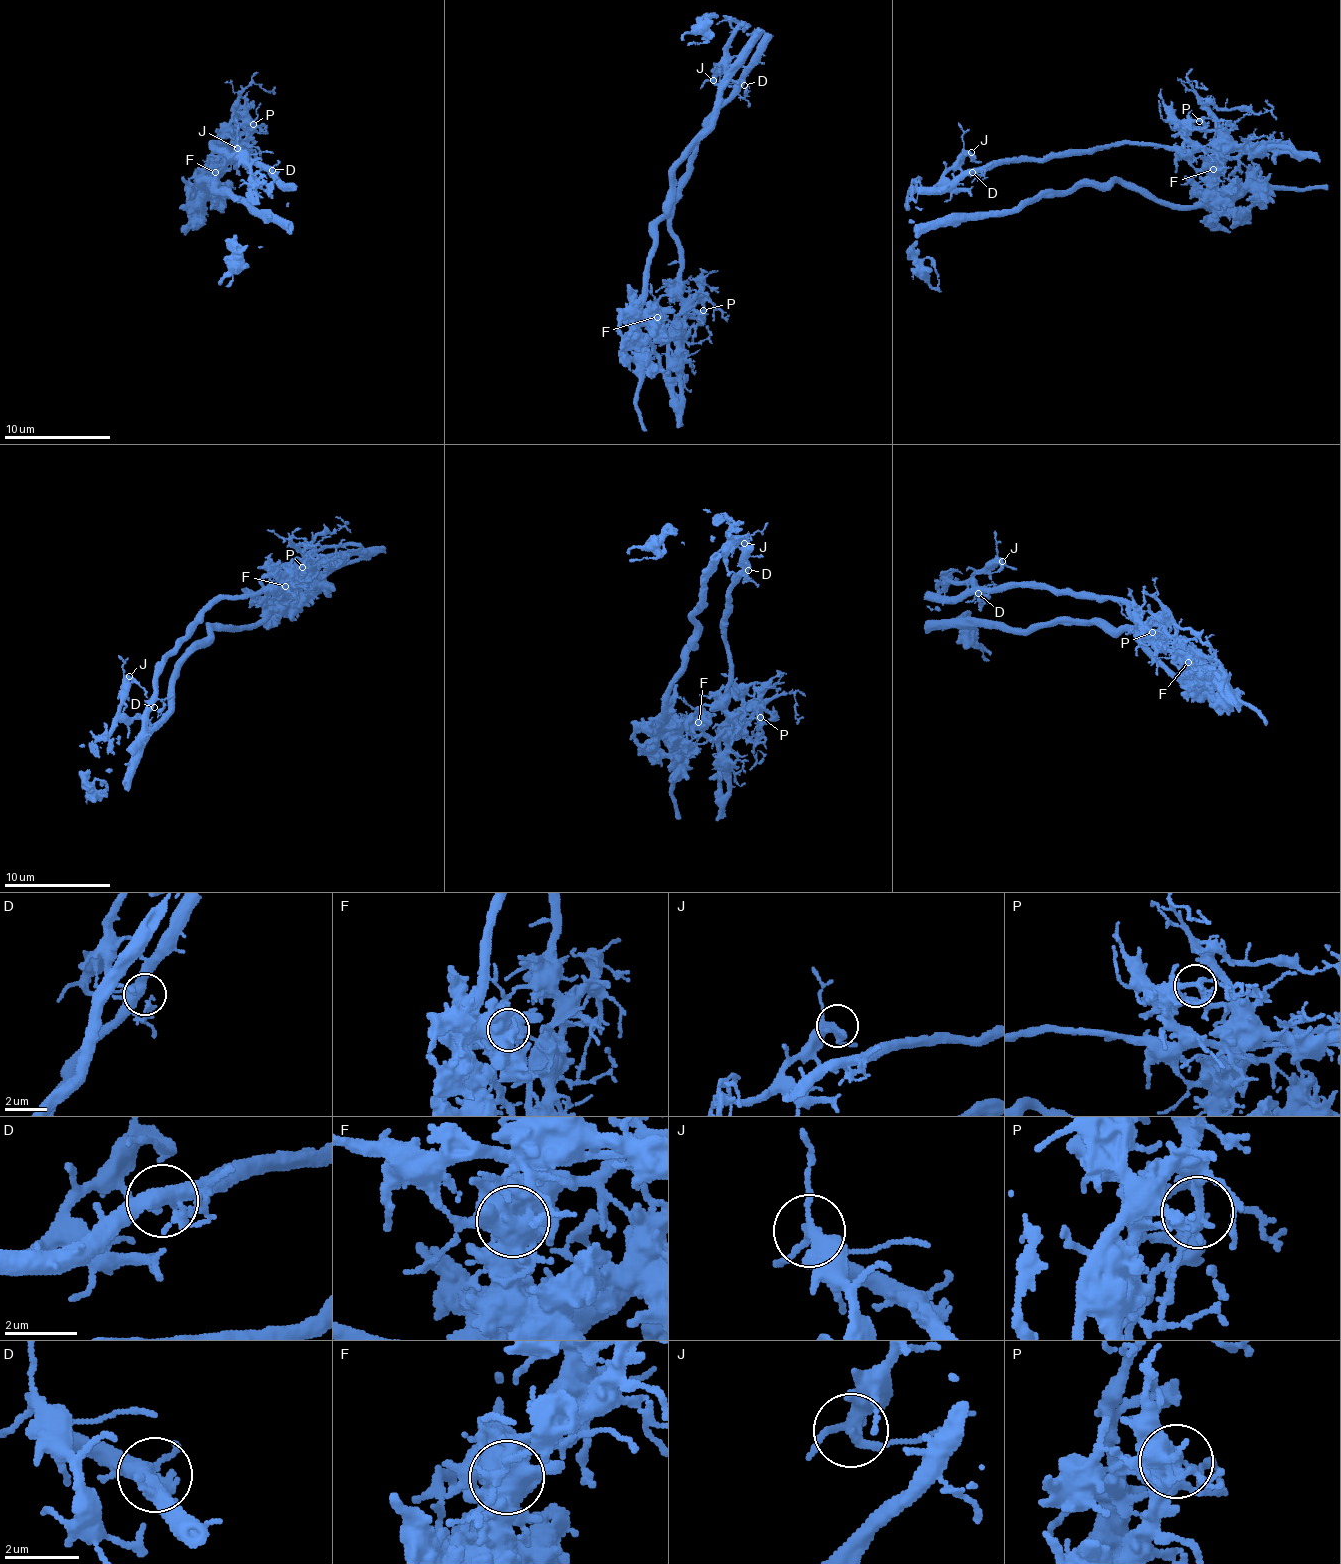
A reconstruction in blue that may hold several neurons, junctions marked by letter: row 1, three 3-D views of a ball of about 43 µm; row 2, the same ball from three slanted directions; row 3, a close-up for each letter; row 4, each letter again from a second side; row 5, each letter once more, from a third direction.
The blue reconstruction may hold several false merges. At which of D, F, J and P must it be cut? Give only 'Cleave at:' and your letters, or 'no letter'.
Cleave at: F, P

